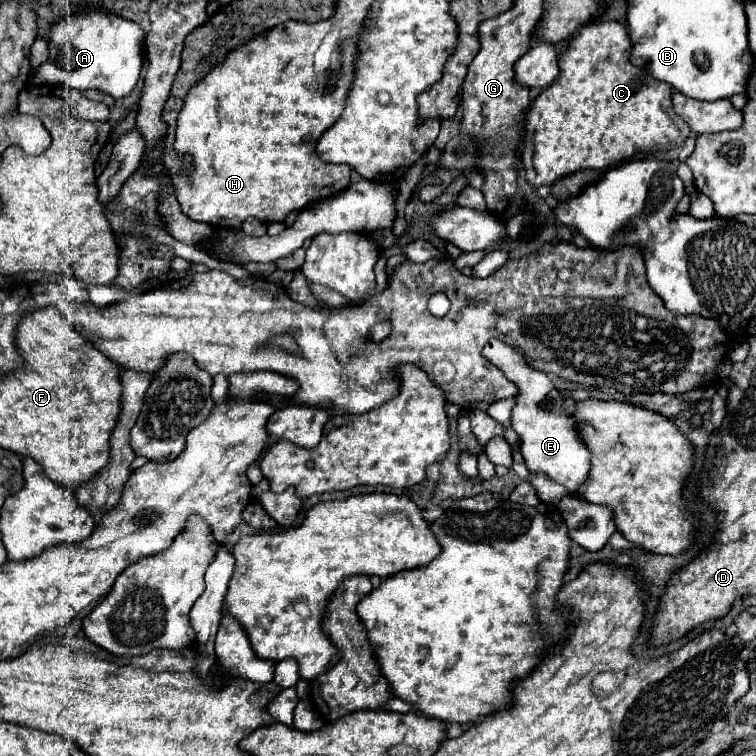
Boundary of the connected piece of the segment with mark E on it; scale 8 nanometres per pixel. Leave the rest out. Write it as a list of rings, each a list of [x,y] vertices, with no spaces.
[[[491,339],[483,347],[483,357],[487,357],[493,365],[497,365],[509,381],[519,387],[517,405],[513,407],[511,415],[511,429],[519,433],[521,453],[529,473],[543,473],[555,483],[563,485],[567,491],[575,493],[581,485],[587,483],[591,471],[591,455],[585,443],[579,437],[577,421],[573,415],[563,413],[563,399],[557,387],[551,383],[547,373],[531,369],[513,347],[505,345],[499,339]]]

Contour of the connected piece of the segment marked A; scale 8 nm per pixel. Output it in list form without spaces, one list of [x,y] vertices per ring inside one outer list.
[[[85,9],[75,13],[73,17],[61,17],[57,23],[53,23],[49,31],[49,59],[35,71],[33,85],[69,85],[79,91],[83,89],[101,89],[109,93],[111,97],[125,97],[133,91],[133,87],[139,81],[143,57],[145,57],[145,33],[141,25],[135,21],[123,19],[119,15],[113,15],[105,9]]]

